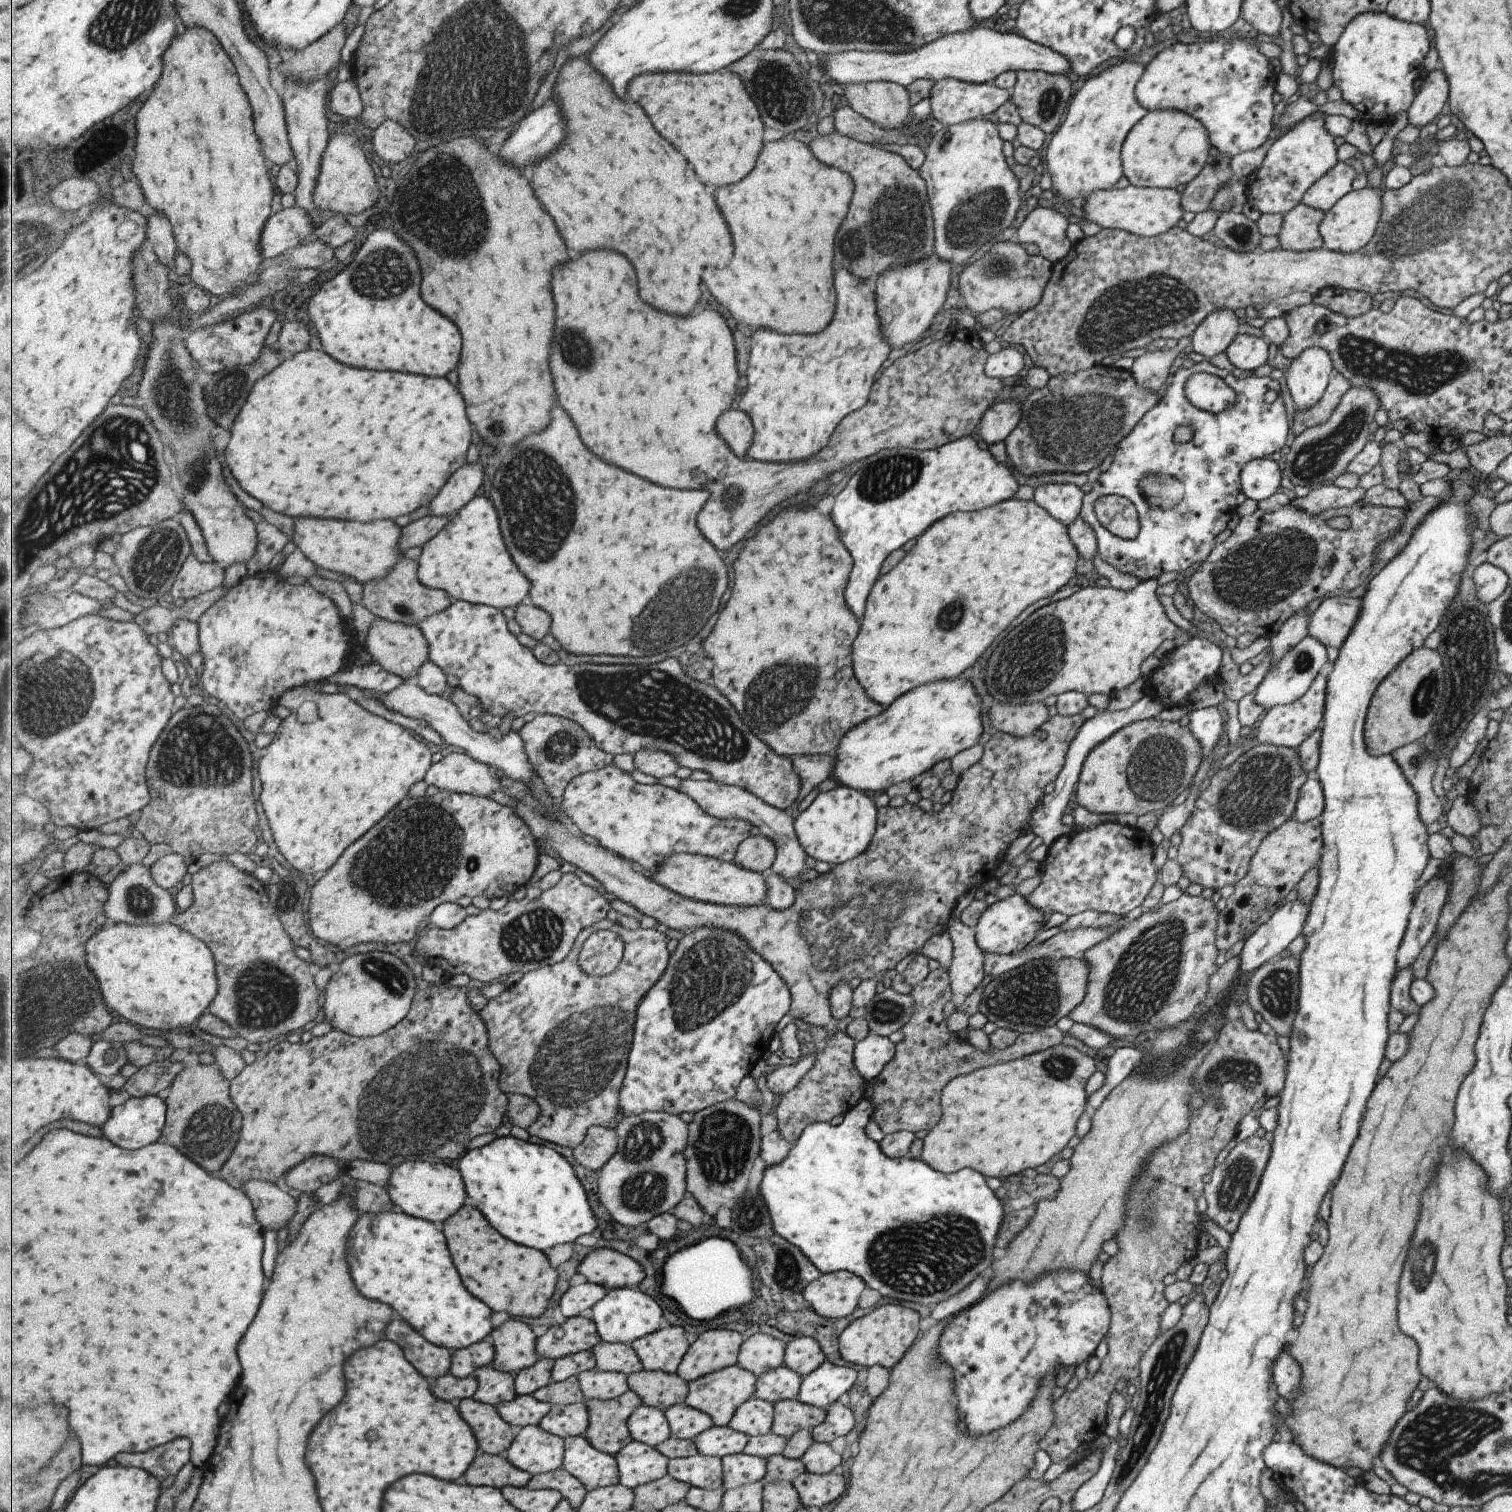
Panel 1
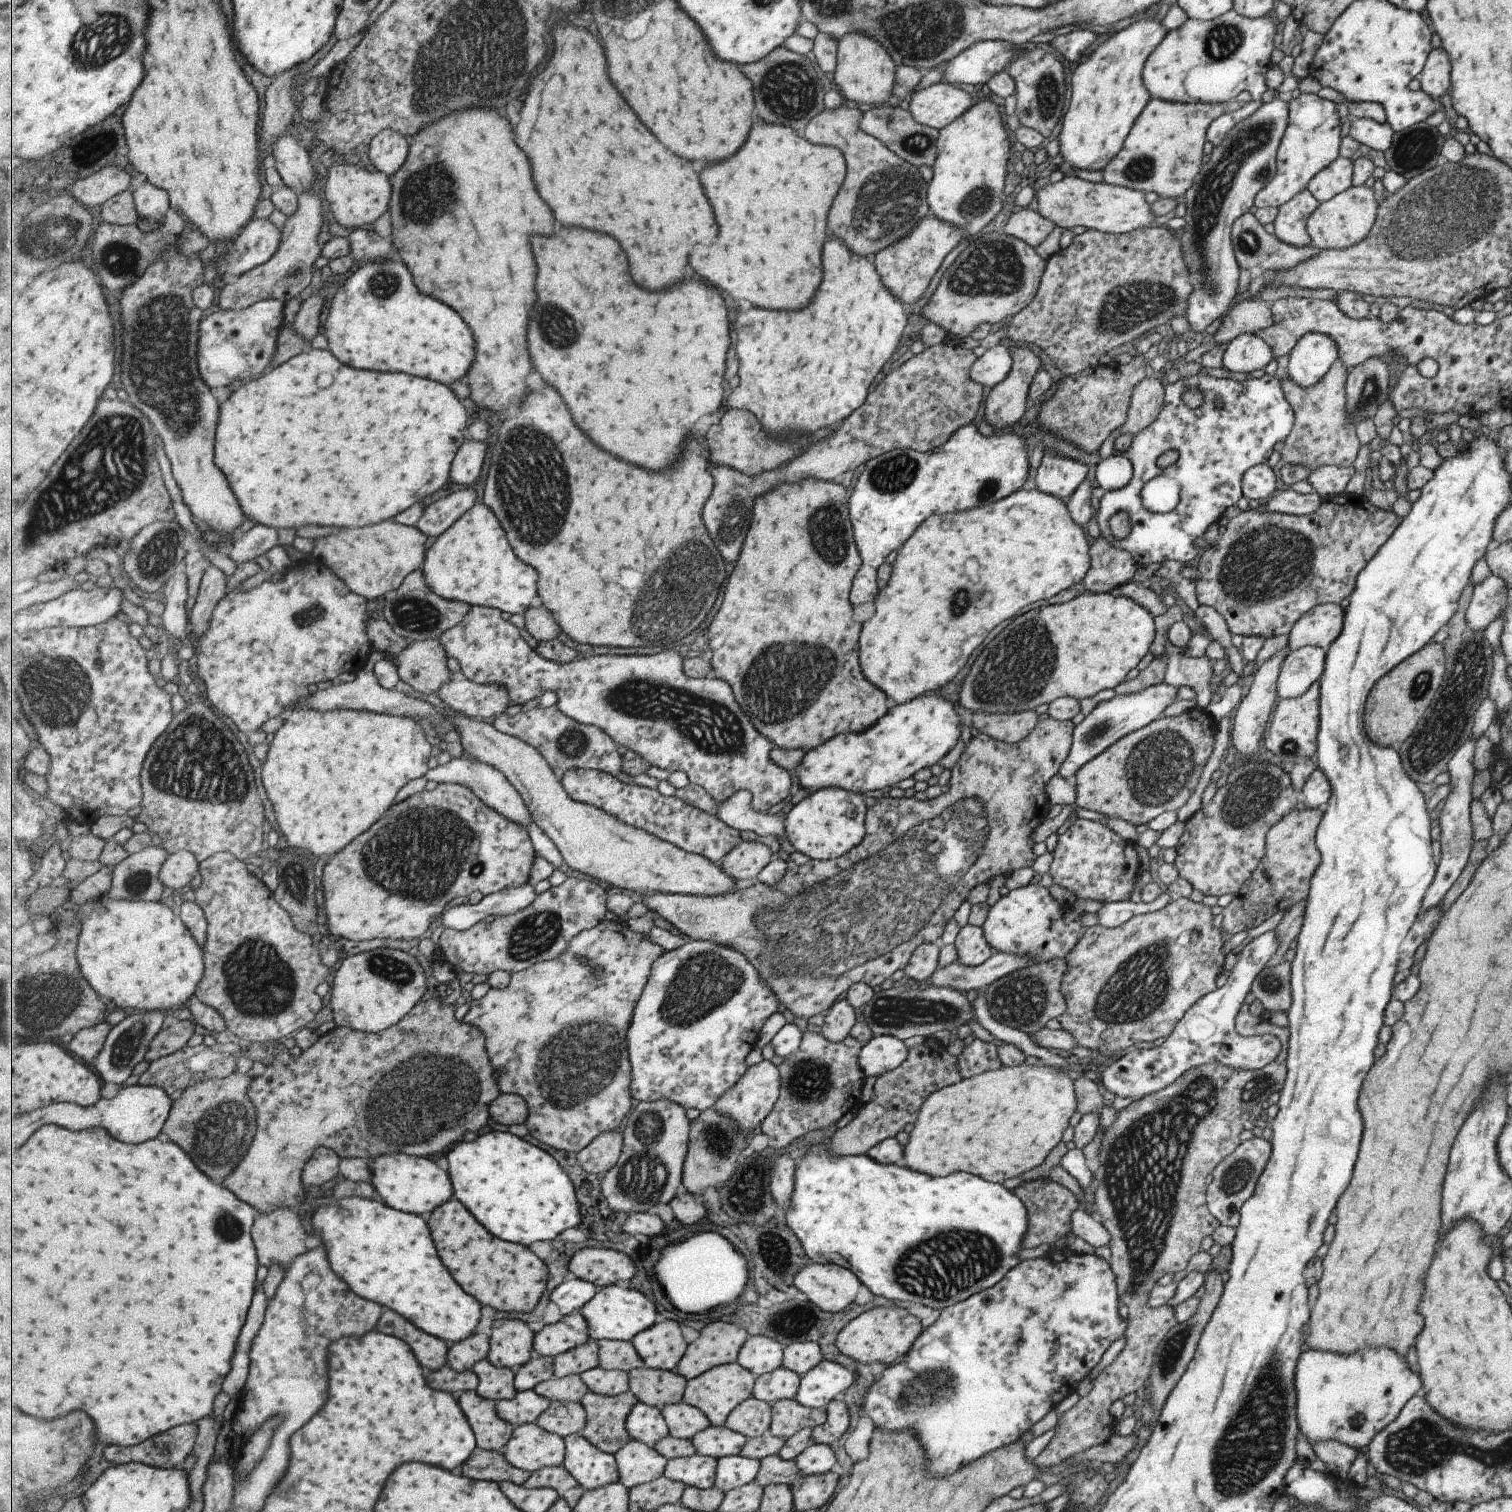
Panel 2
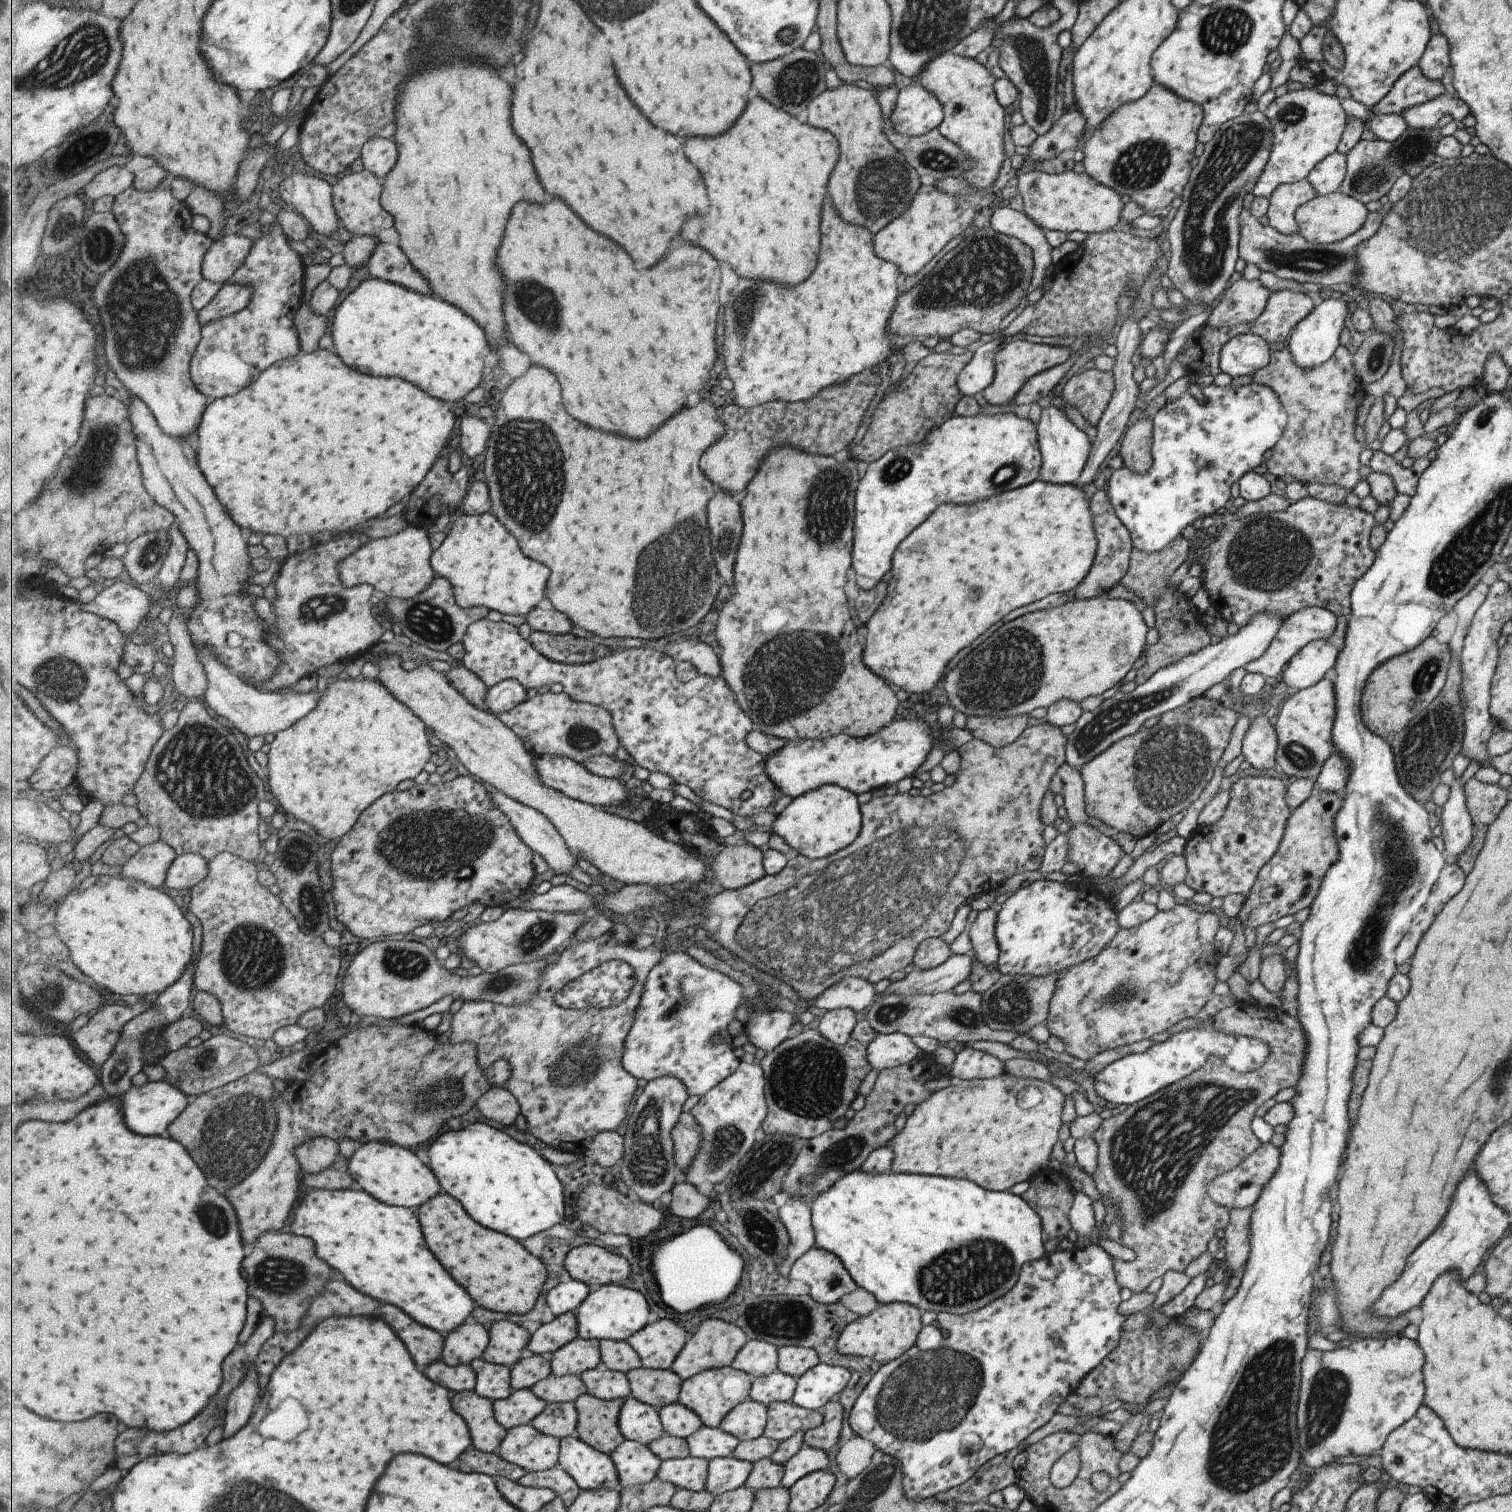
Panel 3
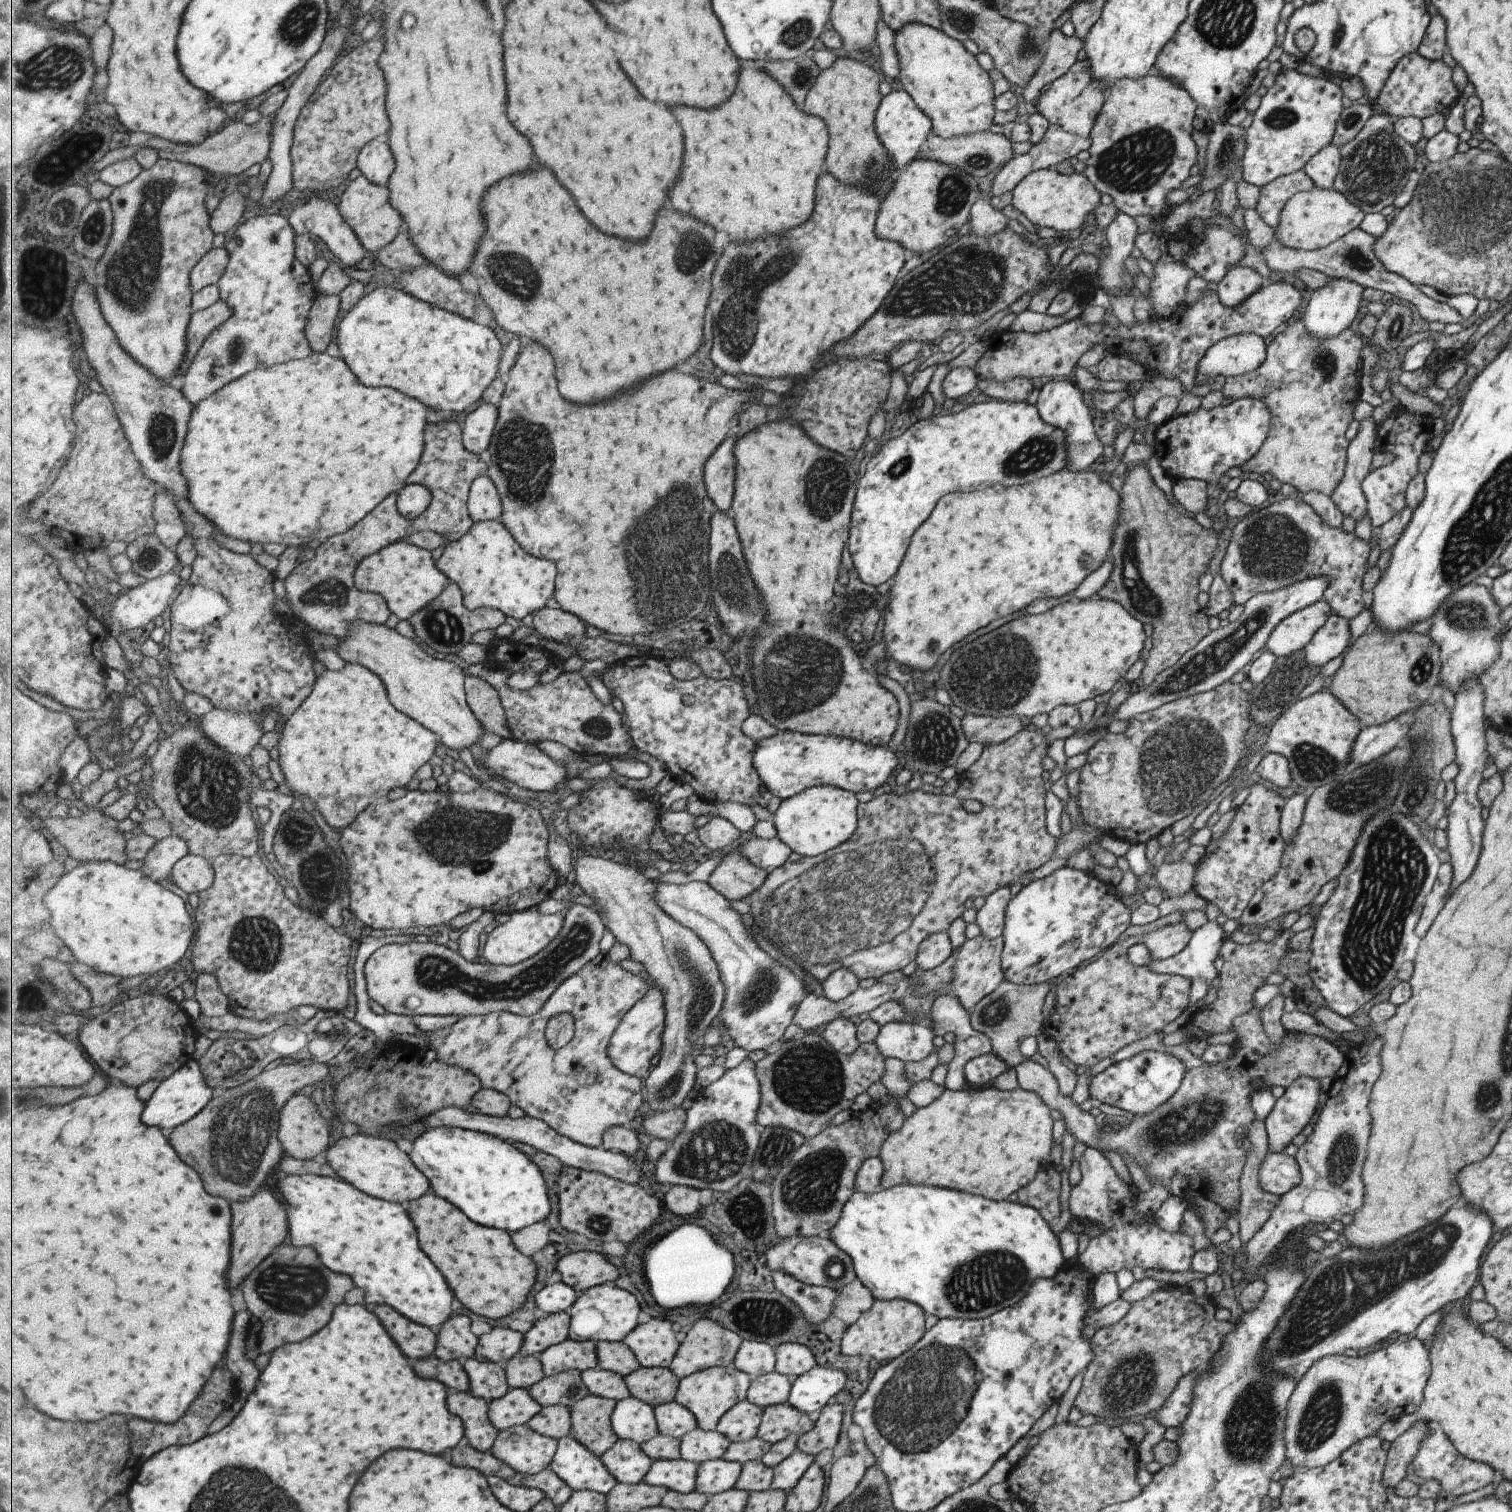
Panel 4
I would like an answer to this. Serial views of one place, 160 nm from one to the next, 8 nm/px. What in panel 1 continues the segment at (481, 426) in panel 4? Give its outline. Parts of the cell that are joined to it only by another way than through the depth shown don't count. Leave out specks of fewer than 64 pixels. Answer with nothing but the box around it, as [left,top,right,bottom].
[428,459,485,515]

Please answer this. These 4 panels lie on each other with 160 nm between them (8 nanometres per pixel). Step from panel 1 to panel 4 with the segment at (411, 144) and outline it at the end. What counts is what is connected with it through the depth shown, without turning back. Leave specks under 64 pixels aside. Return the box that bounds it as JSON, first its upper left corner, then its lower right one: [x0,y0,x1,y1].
[358,140,395,187]

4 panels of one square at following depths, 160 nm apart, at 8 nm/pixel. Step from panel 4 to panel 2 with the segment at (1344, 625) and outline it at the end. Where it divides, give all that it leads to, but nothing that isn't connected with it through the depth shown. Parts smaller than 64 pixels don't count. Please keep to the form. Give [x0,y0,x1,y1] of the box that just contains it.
[1276,645,1325,699]

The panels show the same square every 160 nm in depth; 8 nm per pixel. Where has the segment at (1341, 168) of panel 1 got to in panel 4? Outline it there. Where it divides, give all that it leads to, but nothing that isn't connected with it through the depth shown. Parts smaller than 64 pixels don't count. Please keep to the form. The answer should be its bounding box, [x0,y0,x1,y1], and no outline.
[1302,143,1340,189]

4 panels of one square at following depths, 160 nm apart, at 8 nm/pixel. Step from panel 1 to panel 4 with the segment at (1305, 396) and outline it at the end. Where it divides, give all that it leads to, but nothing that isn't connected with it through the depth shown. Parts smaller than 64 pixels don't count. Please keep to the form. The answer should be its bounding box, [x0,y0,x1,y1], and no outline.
[1301,277,1364,339]

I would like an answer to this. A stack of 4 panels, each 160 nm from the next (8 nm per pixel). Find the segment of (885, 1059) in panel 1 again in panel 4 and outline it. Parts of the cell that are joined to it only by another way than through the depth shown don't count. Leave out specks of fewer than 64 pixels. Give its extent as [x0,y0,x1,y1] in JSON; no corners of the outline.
[873,1019,934,1062]

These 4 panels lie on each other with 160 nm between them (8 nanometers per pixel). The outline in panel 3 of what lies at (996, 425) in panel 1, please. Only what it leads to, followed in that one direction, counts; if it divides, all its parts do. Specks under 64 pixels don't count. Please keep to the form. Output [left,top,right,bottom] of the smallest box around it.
[982,339,1069,404]

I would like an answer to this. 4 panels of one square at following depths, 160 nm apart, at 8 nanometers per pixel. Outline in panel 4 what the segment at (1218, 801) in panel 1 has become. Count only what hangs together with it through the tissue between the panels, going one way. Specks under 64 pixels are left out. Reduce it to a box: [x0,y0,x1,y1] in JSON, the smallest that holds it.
[1192,782,1285,921]

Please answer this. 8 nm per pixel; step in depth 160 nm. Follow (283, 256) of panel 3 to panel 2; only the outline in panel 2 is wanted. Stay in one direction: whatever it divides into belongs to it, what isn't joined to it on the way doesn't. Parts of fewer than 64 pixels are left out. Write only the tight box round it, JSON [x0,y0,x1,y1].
[198,298,284,388]

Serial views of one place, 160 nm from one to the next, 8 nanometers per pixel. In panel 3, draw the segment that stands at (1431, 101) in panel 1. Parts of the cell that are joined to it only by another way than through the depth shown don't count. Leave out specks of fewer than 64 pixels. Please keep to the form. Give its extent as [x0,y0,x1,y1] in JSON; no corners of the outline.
[1418,34,1449,81]

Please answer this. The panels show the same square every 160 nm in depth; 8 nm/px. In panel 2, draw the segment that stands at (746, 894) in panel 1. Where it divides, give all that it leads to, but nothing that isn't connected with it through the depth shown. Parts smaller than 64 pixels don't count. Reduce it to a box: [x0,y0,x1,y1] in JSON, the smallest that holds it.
[443,707,741,896]

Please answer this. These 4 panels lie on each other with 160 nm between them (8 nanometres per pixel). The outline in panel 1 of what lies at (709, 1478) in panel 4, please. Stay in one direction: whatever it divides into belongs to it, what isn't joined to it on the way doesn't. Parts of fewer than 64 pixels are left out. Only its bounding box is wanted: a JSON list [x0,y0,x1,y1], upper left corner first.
[724,1452,767,1489]

